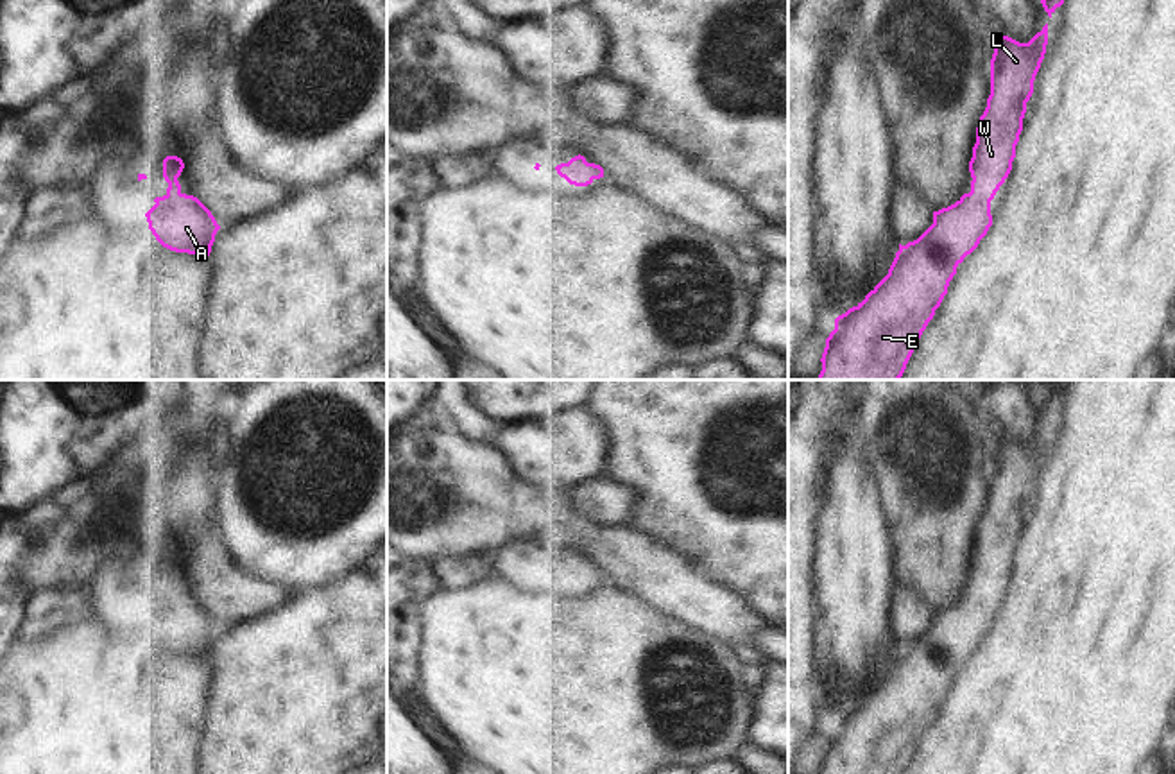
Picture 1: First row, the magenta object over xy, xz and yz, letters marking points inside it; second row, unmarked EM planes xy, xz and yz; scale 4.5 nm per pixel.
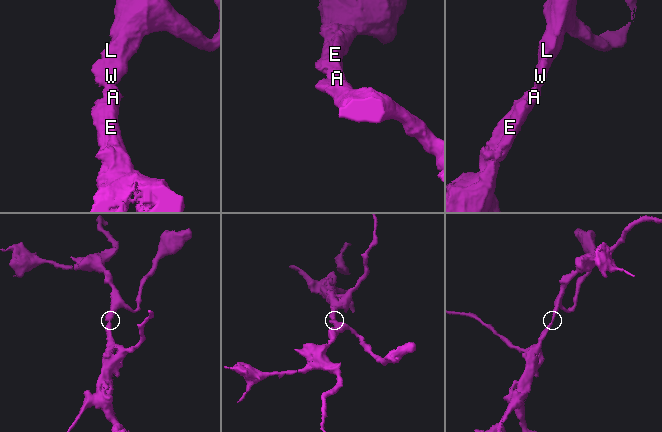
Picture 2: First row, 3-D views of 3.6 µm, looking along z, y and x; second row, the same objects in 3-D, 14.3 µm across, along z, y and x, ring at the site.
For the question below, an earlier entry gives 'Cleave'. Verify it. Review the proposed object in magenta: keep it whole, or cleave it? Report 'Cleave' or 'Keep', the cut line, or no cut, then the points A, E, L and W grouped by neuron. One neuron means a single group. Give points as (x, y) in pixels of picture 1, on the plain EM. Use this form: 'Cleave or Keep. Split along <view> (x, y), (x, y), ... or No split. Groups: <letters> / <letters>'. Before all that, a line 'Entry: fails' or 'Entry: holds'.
Entry: fails
Keep. No split. Groups: A E L W

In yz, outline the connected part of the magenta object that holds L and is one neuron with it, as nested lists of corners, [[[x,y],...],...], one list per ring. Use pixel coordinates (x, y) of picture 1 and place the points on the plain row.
[[[1048,425],[1028,444],[998,435],[991,496],[969,563],[971,593],[933,613],[933,625],[917,641],[899,645],[888,675],[862,704],[835,720],[820,774],[905,774],[956,668],[992,627],[991,602],[1012,572],[1046,446]]]

